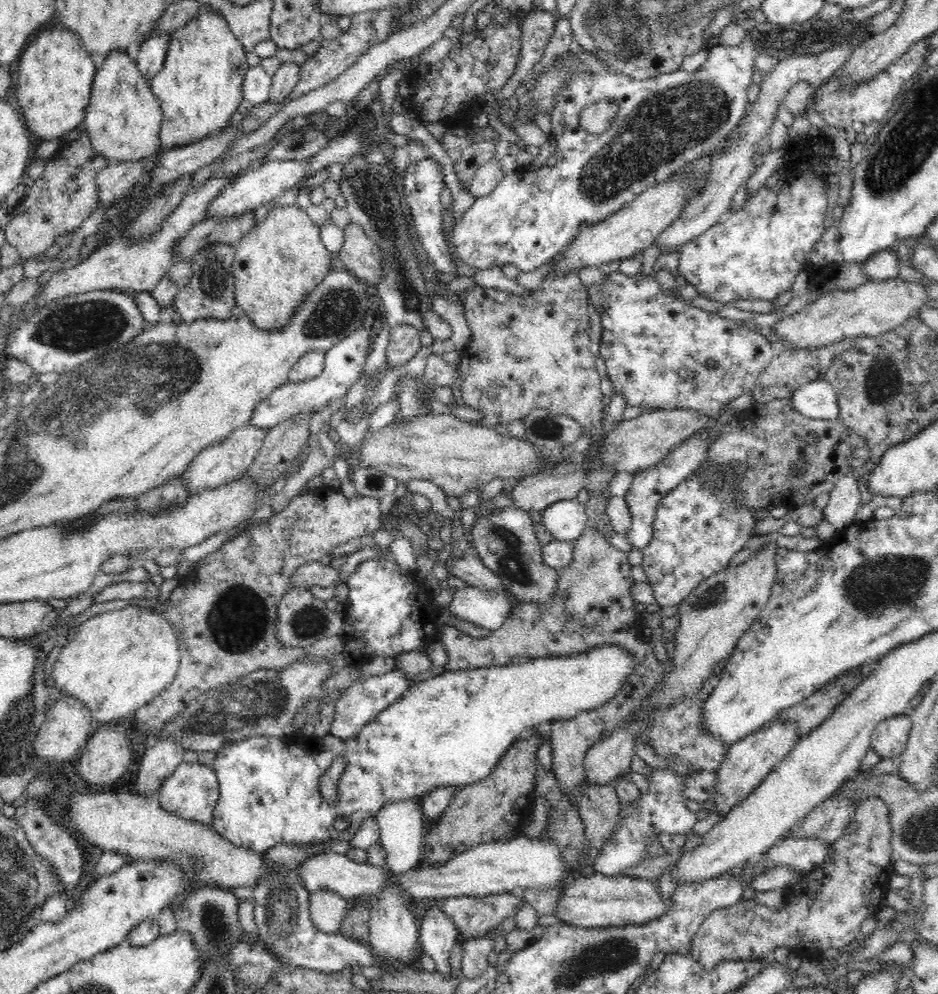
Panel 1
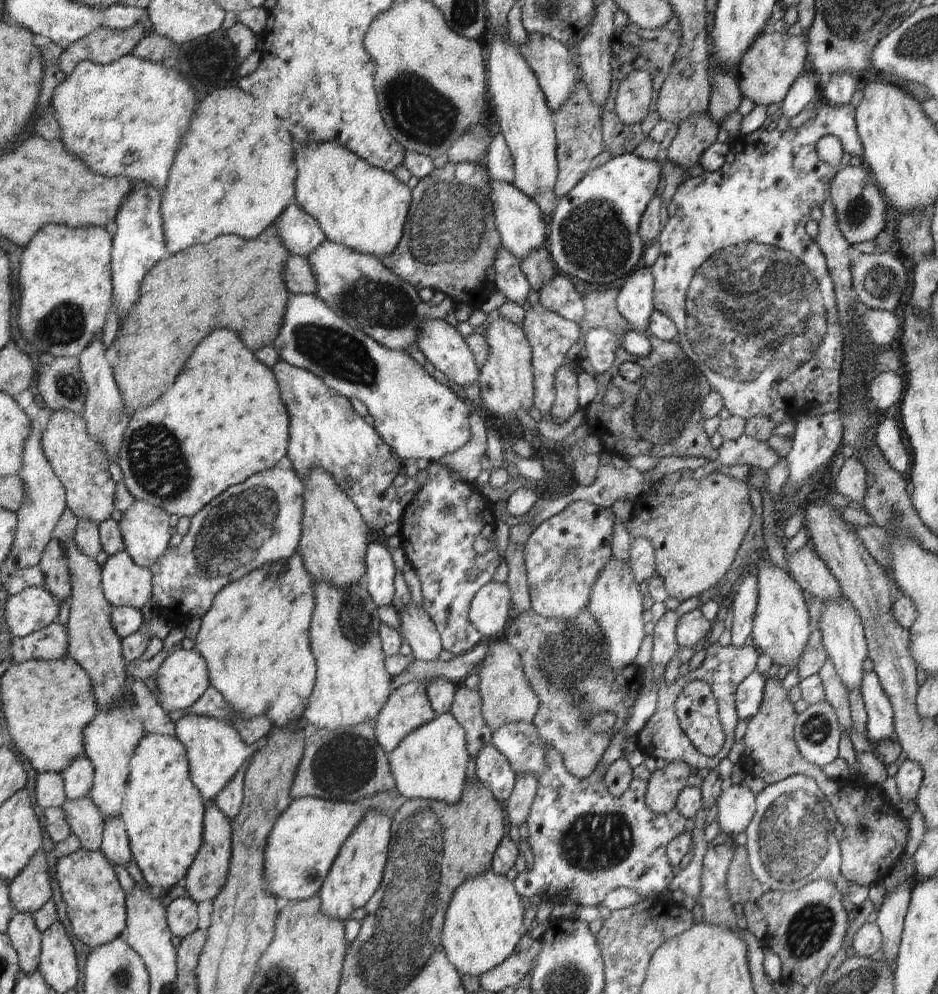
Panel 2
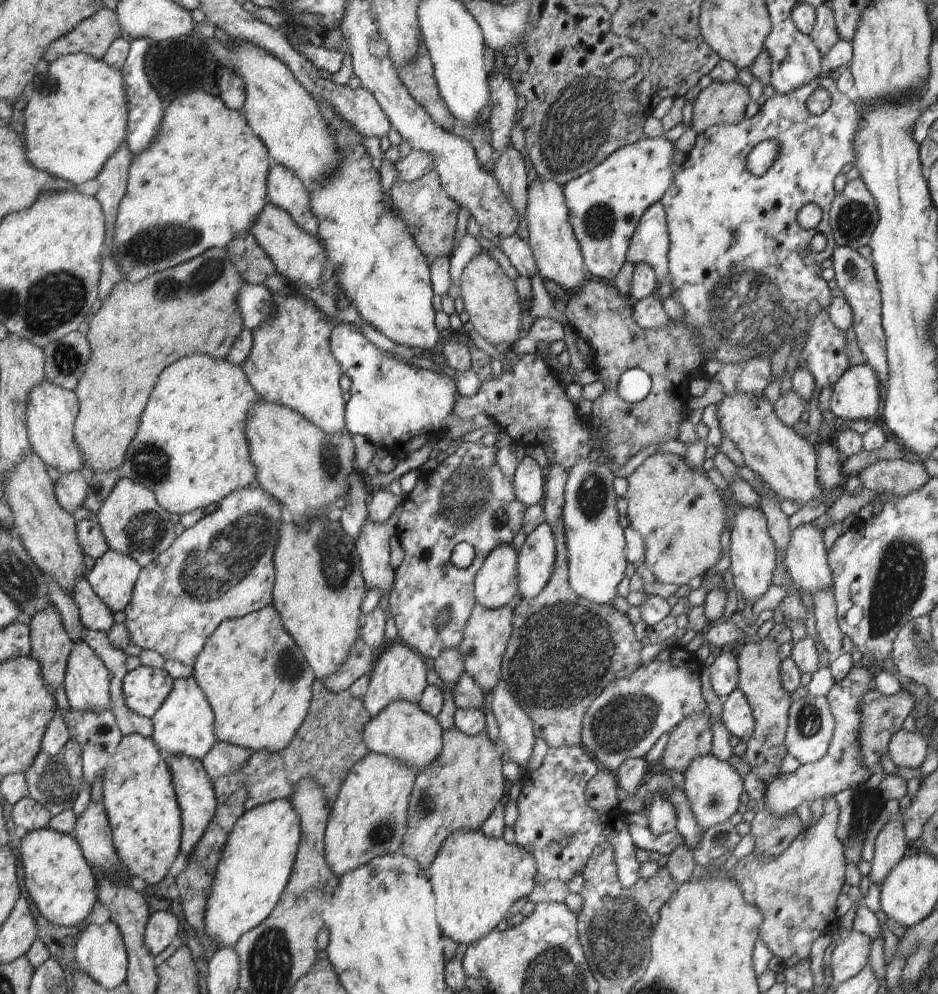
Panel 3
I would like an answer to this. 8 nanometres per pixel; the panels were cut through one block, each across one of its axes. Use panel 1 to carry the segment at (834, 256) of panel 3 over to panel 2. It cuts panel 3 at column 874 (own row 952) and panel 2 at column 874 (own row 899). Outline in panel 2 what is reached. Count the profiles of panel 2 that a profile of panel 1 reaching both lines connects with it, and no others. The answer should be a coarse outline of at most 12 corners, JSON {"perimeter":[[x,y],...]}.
{"perimeter":[[853,253],[852,286],[865,307],[893,312],[908,288],[898,255]]}

